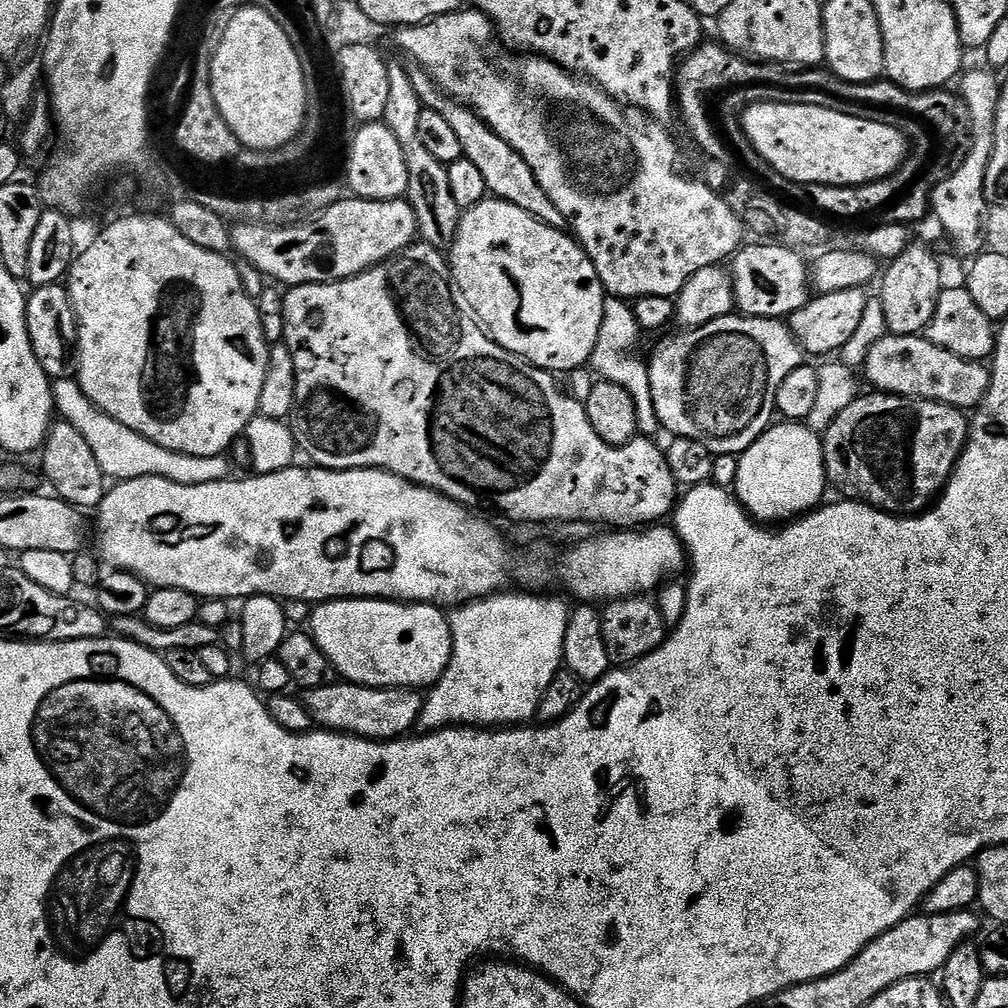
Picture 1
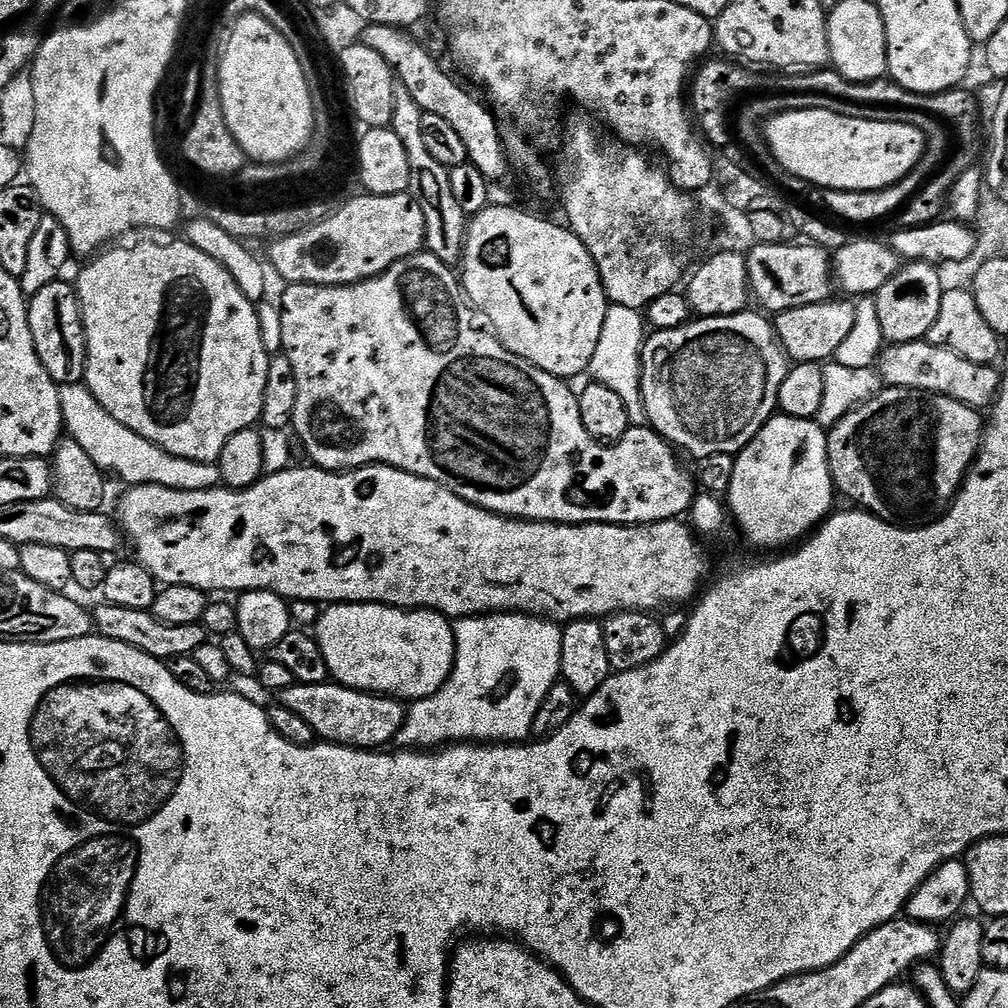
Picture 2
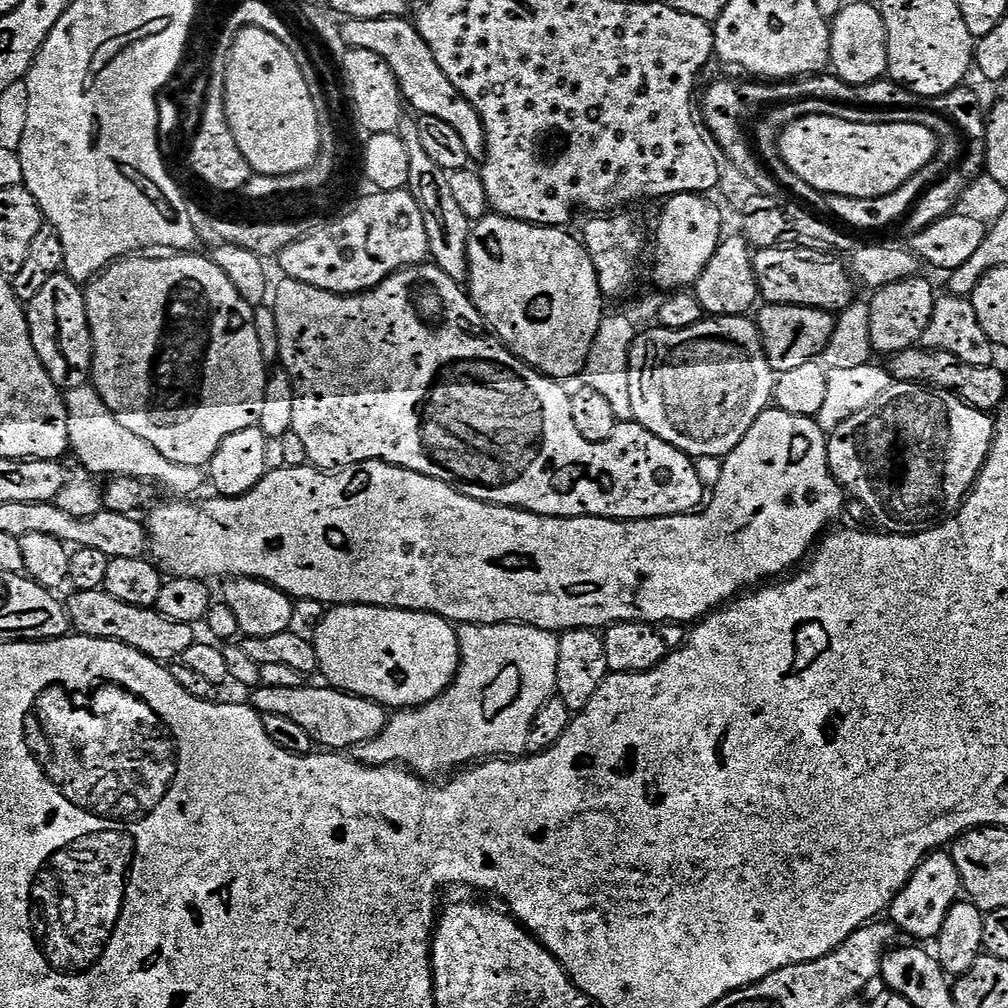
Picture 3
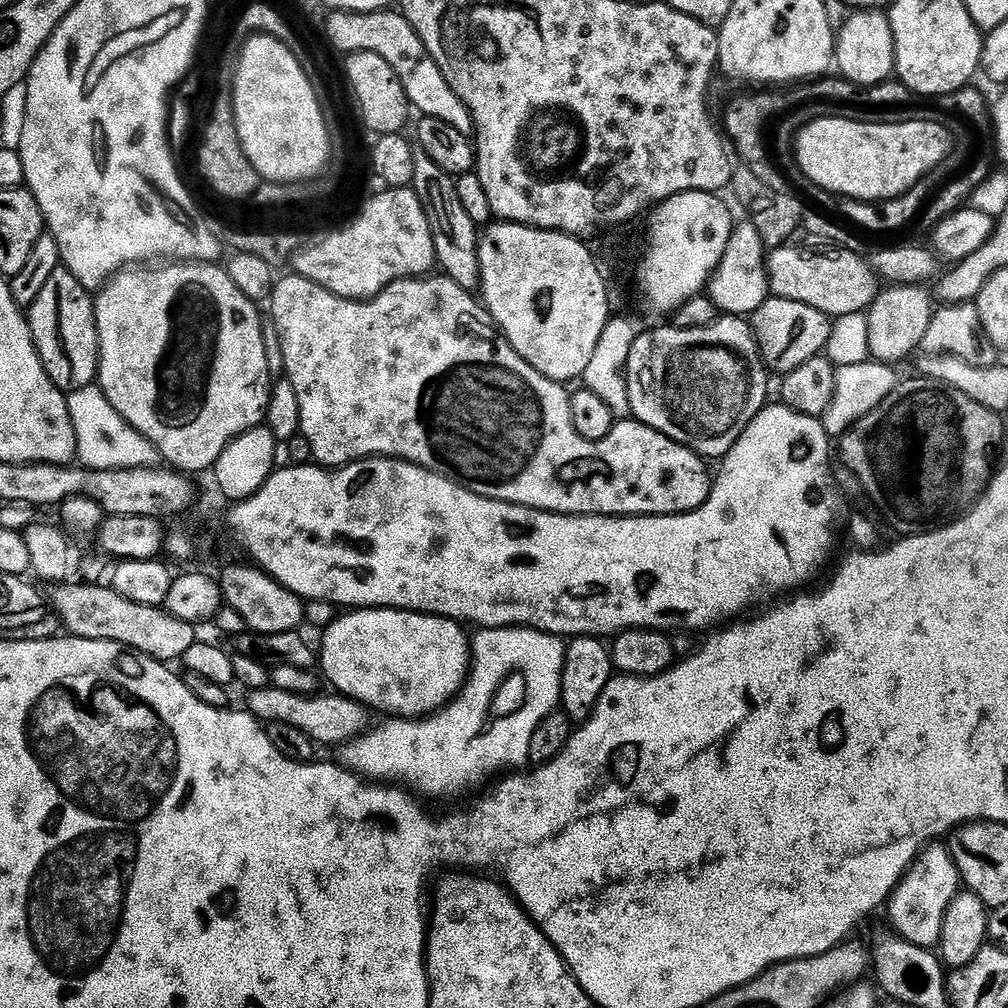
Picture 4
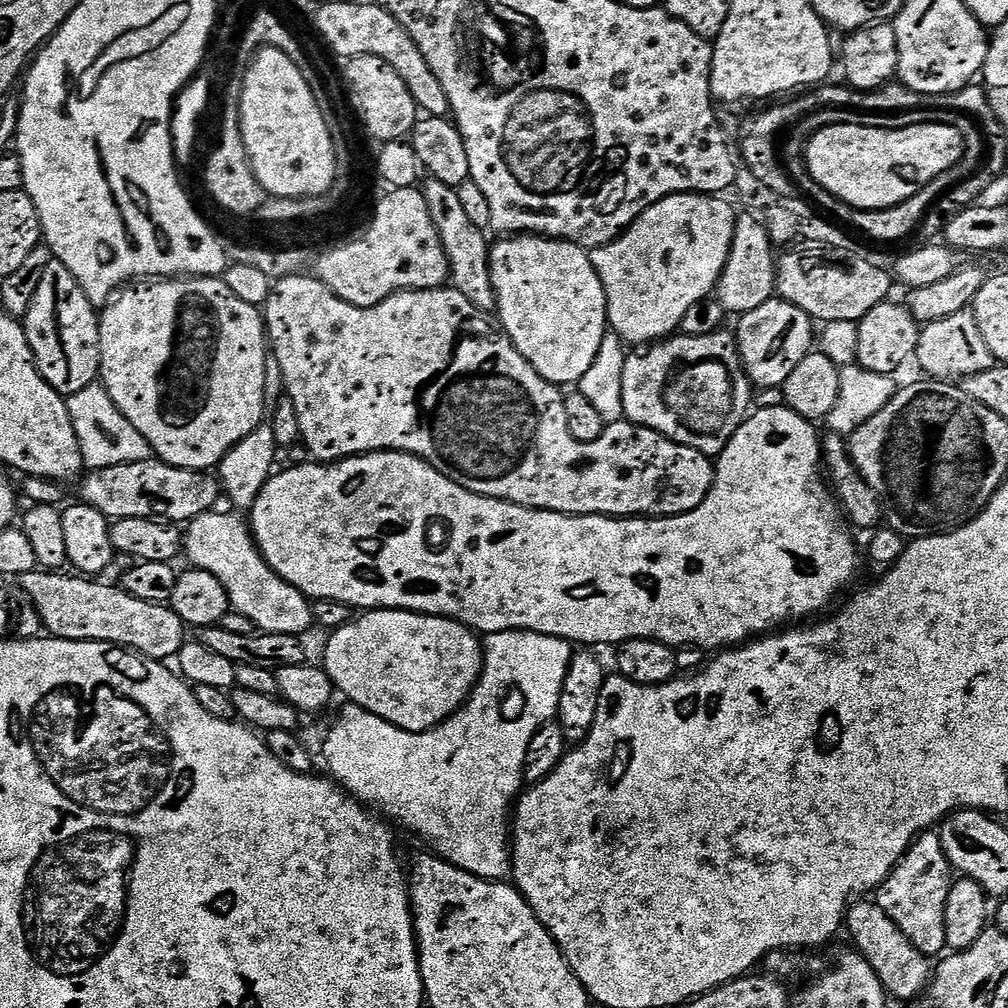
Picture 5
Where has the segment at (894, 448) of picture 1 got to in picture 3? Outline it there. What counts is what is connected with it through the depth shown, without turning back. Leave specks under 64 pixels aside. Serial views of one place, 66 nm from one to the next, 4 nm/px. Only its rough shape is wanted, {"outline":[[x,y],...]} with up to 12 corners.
{"outline":[[893,382],[828,436],[841,488],[912,536],[953,519],[996,420]]}

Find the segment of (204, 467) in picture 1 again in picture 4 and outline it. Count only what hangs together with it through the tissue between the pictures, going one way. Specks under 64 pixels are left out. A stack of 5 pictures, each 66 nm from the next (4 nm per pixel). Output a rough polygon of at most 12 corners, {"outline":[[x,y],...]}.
{"outline":[[99,386],[67,393],[79,463],[146,468],[154,449]]}

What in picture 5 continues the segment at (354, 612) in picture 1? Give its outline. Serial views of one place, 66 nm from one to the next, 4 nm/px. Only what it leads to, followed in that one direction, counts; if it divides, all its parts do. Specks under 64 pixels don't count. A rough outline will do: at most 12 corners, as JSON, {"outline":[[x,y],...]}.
{"outline":[[368,610],[331,633],[333,689],[407,732],[453,716],[482,640]]}

